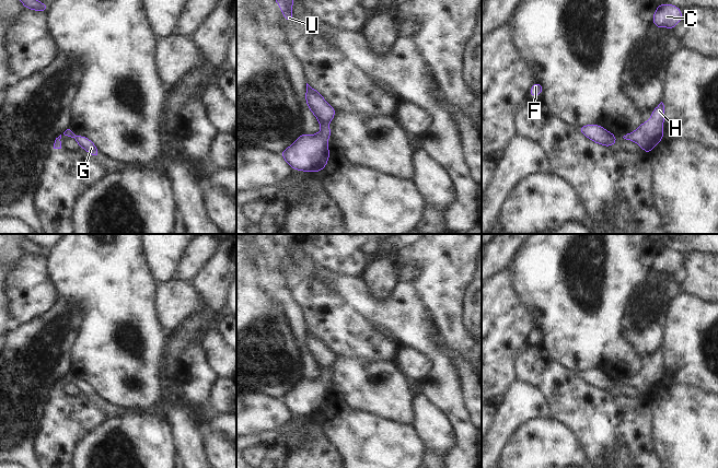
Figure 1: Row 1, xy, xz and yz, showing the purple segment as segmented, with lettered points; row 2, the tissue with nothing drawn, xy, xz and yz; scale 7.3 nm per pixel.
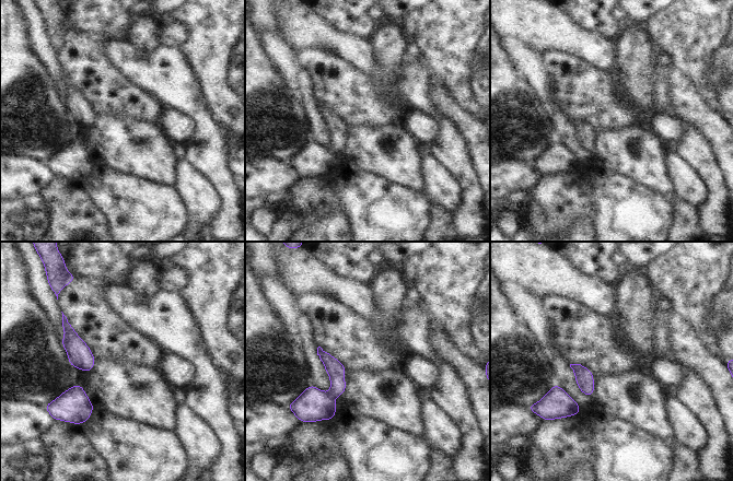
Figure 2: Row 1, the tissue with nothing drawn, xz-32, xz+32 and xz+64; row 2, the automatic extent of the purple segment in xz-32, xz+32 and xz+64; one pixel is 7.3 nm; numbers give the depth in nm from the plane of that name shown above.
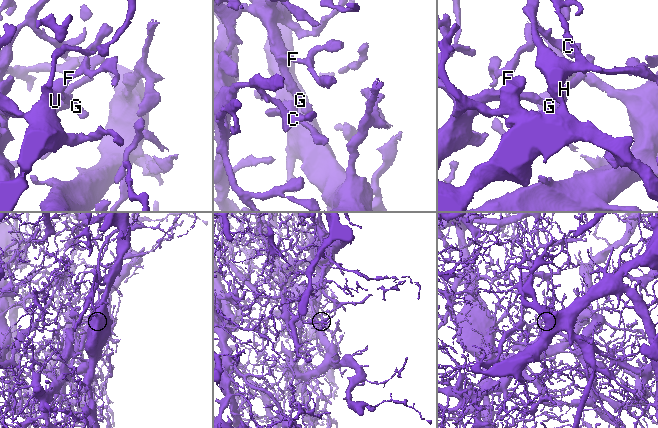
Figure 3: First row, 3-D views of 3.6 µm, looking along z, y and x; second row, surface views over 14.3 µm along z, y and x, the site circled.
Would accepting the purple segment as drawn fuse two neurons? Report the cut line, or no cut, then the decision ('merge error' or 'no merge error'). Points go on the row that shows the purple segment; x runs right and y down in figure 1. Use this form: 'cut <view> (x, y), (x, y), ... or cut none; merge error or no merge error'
cut none; no merge error

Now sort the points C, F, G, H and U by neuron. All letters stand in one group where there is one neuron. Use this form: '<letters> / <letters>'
C F G H U

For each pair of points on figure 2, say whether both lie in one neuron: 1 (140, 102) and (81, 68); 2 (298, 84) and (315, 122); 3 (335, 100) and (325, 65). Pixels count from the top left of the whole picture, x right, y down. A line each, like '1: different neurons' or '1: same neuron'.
1: same neuron
2: same neuron
3: same neuron

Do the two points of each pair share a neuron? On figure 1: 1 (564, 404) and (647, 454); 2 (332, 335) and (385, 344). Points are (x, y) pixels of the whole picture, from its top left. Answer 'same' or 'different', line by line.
1: same
2: same

